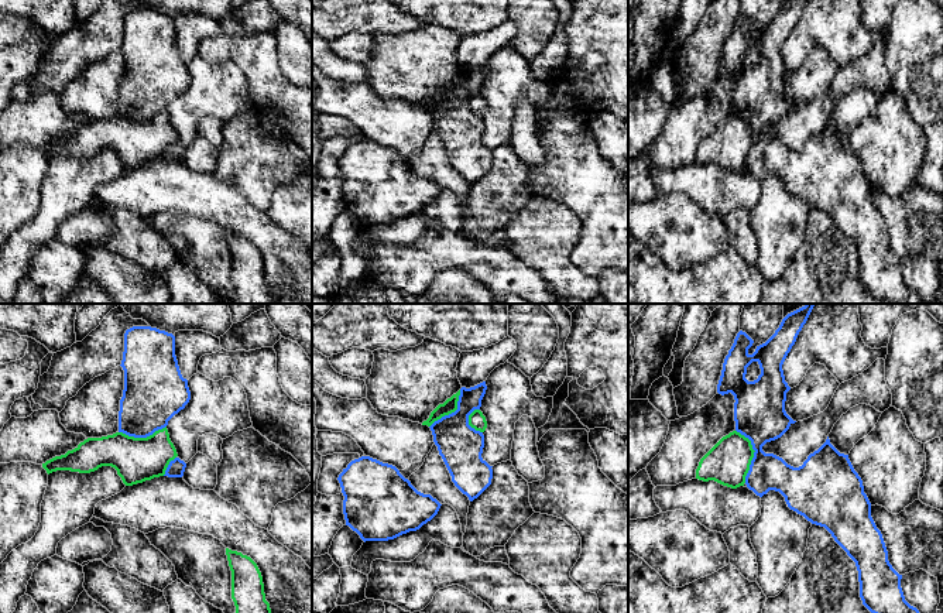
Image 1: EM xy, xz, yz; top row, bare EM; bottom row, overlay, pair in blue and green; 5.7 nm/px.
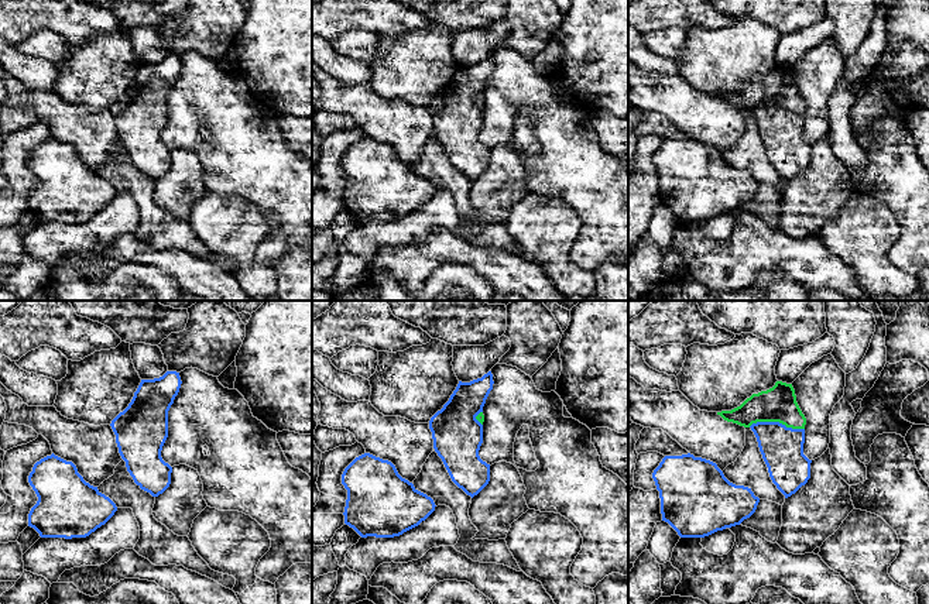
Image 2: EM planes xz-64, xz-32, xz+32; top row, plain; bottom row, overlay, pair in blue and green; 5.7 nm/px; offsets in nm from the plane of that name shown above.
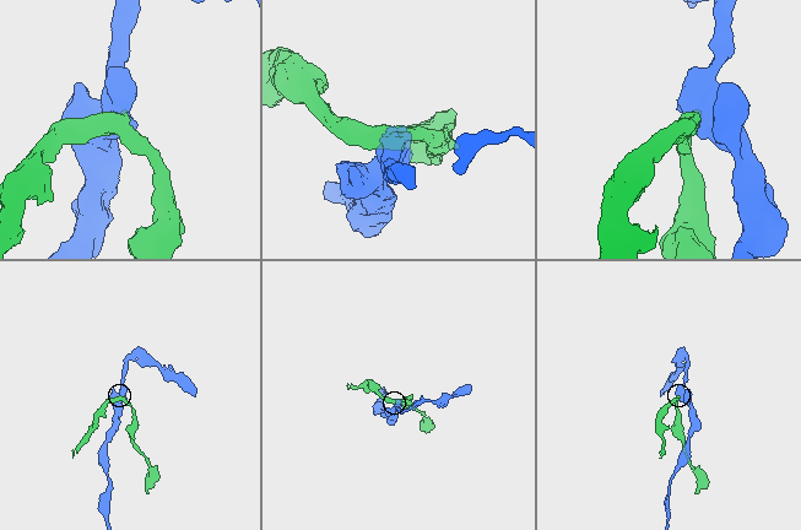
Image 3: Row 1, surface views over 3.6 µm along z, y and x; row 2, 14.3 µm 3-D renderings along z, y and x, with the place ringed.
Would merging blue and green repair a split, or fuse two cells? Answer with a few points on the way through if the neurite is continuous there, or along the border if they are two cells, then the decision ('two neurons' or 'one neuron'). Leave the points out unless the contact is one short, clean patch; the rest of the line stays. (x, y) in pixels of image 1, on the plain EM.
along yz (736, 113), (750, 125), (754, 134), (746, 165) | two neurons

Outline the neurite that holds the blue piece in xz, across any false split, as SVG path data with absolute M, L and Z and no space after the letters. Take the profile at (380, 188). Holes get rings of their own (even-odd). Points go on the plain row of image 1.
M370 140L352 144L337 161L343 184L346 209L366 225L388 225L419 213L439 195L440 186L431 178L418 175L400 154Z

